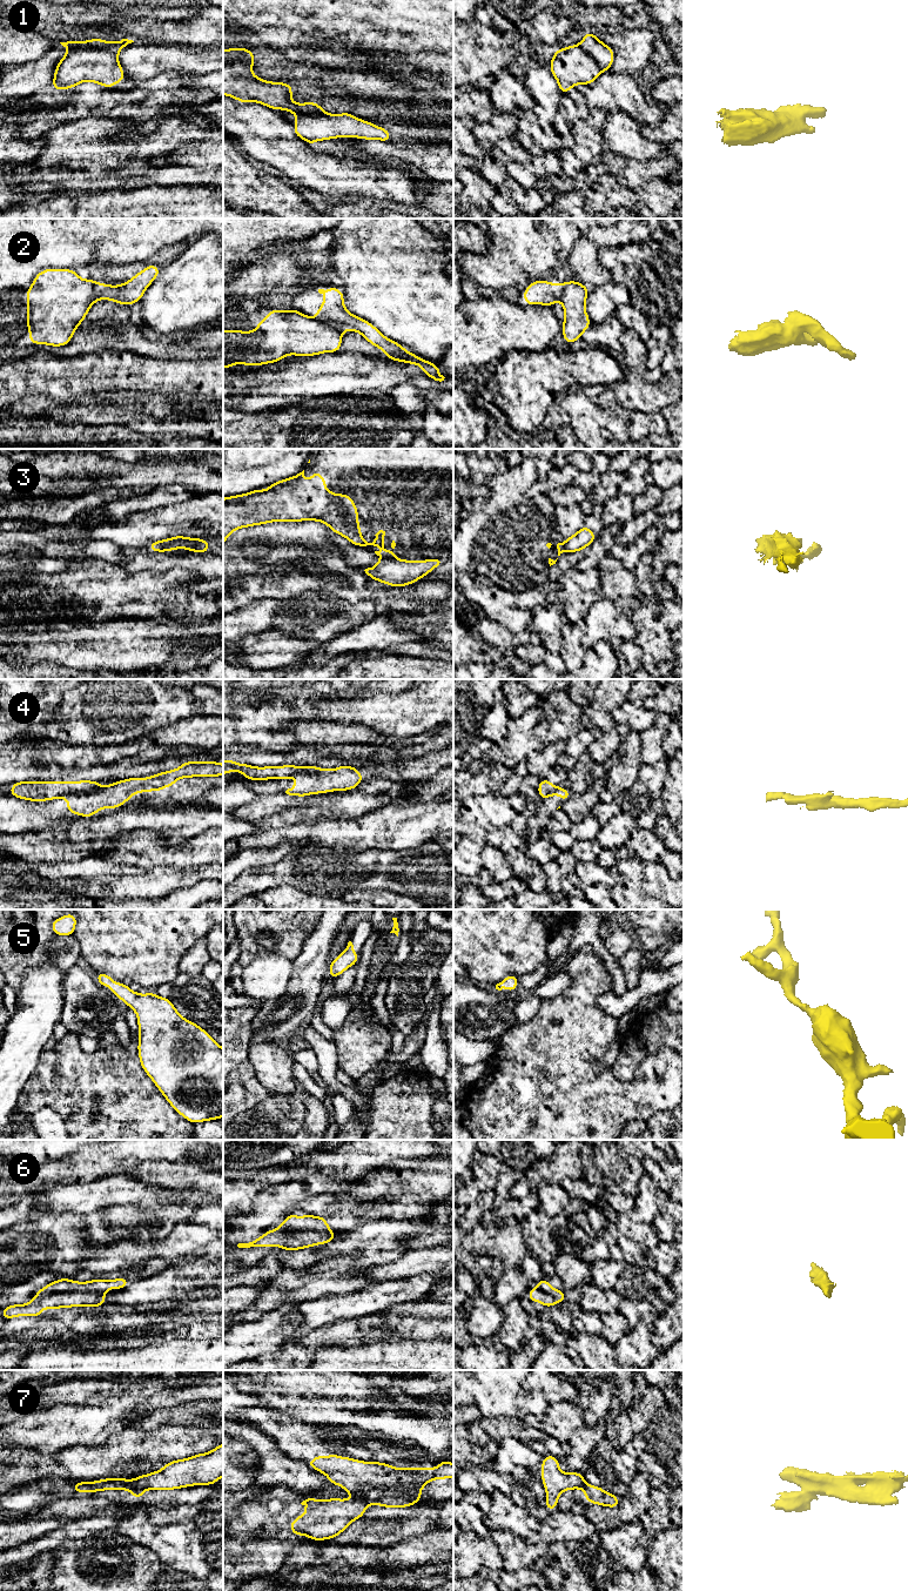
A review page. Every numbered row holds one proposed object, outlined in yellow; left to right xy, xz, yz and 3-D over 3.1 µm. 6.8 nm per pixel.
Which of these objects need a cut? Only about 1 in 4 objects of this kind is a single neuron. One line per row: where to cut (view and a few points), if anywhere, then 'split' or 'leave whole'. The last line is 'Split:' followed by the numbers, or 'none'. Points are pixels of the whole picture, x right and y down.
1: xy (67, 48), (108, 48), (116, 54) | split
2: xz (317, 317), (342, 330) | split
3: xz (382, 557), (395, 559) | split
4: xy (98, 787), (87, 792), (67, 792), (60, 797) | split
5: no cut | leave whole
6: no cut | leave whole
7: xy (120, 1478), (141, 1494) | split
Split: 1, 2, 3, 4, 7

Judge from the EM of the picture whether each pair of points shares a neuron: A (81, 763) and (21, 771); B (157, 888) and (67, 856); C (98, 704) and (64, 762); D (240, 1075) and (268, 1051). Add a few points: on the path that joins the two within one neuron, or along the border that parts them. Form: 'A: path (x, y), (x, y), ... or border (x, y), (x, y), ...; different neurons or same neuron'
A: path (66, 757), (33, 757); same neuron
B: border (88, 854), (74, 861), (58, 861), (52, 865); different neurons
C: border (59, 743), (68, 745), (101, 745); different neurons
D: border (247, 1047), (249, 1062), (255, 1076), (267, 1089); different neurons

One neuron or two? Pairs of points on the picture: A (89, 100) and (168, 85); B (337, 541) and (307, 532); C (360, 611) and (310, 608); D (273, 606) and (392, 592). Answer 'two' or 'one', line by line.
A: one
B: one
C: one
D: two

